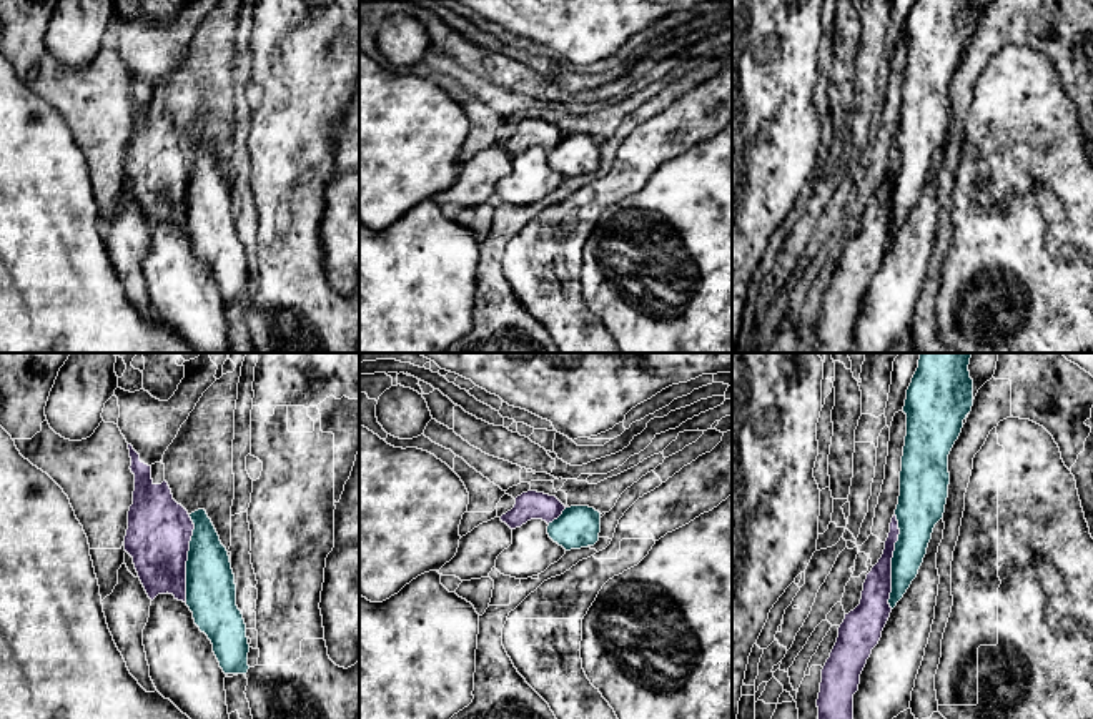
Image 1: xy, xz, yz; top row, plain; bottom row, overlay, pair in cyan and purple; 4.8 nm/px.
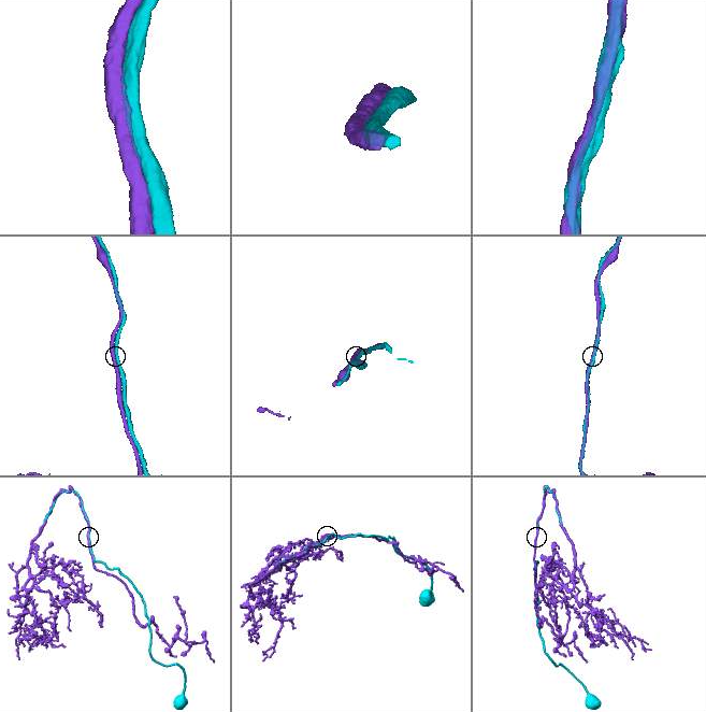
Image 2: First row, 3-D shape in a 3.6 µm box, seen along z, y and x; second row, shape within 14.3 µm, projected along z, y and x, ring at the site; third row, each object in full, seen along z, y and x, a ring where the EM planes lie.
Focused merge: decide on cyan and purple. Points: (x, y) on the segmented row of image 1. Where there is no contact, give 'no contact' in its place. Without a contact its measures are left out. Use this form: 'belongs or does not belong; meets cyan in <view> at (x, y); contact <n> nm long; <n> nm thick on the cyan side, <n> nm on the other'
belongs; meets cyan in yz at (892, 561); contact 460 nm long; 190 nm thick on the cyan side, 160 nm on the other

